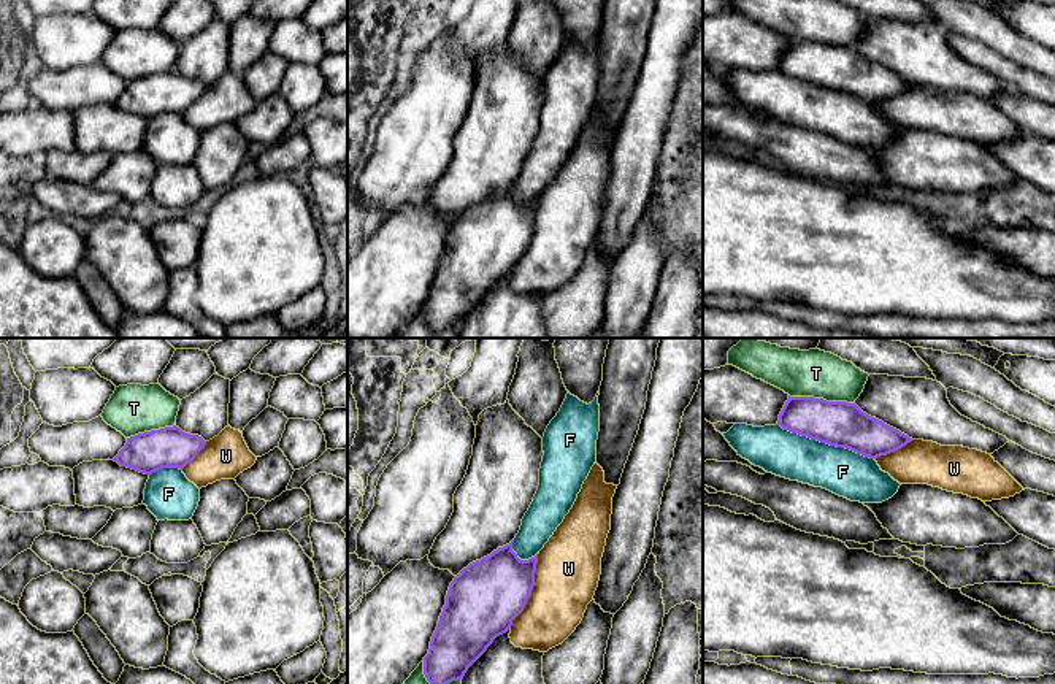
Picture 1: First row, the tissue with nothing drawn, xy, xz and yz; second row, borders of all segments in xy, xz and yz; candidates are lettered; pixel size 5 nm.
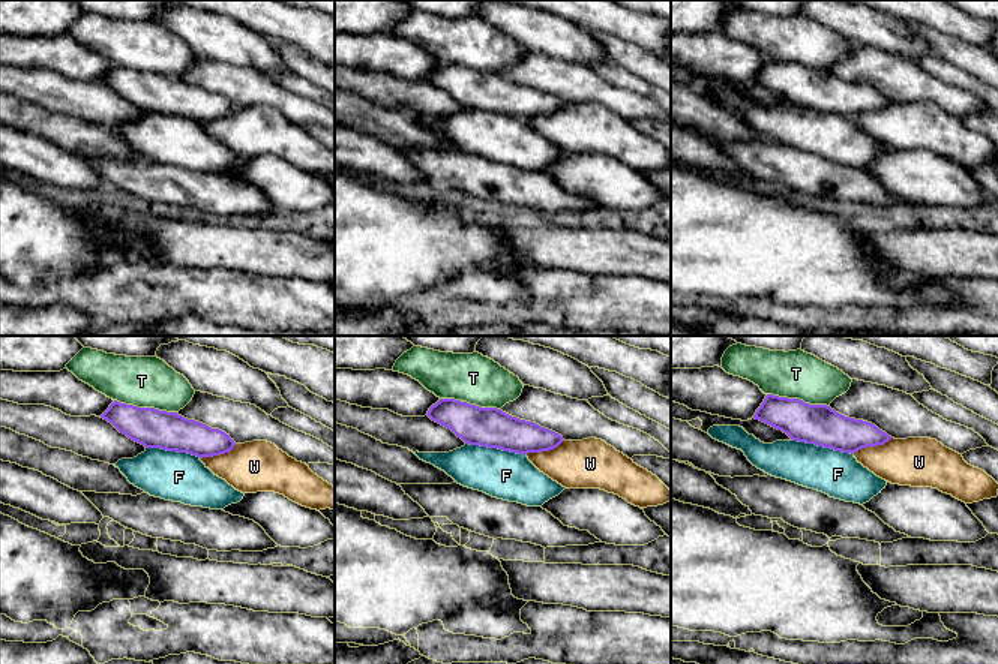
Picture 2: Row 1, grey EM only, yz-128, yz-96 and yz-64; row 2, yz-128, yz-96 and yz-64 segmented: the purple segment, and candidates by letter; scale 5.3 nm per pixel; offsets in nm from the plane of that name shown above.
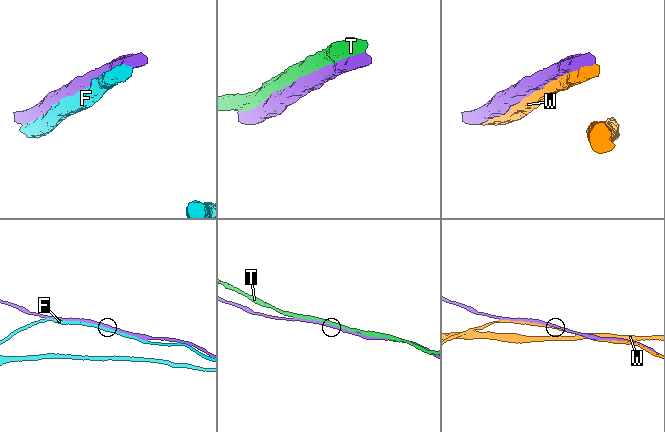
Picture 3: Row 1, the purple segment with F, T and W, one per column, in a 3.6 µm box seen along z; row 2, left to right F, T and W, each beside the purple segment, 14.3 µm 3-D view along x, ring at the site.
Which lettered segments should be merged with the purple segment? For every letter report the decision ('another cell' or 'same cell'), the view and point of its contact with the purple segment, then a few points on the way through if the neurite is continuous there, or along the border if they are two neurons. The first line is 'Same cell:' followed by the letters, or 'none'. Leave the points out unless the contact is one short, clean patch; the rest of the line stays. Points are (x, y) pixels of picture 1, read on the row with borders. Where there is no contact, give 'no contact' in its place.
Same cell: none
F: another cell; contact yz (825, 441)
T: another cell; contact yz (820, 399)
W: another cell; contact xz (532, 589)

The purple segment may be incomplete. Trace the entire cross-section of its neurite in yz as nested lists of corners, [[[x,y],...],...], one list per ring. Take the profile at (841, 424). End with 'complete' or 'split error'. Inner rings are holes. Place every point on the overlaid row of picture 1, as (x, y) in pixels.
[[[788,395],[777,425],[869,459],[895,452],[912,441],[900,430],[863,413],[855,403],[827,402],[814,397]]]; complete

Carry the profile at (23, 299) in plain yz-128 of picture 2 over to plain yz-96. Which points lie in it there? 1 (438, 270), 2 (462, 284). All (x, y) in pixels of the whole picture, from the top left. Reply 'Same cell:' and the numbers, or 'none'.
Same cell: none

